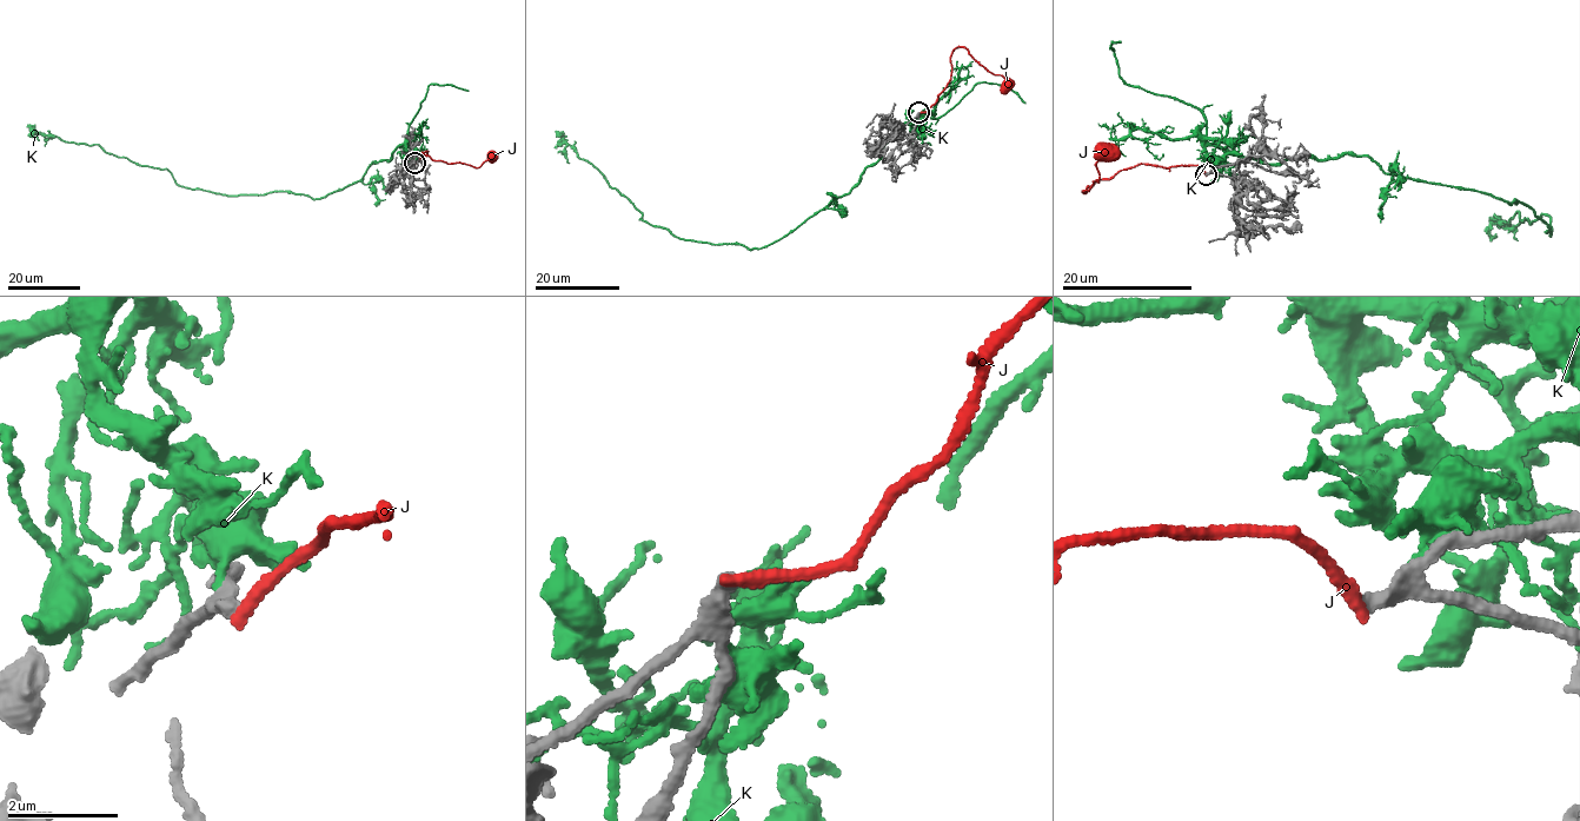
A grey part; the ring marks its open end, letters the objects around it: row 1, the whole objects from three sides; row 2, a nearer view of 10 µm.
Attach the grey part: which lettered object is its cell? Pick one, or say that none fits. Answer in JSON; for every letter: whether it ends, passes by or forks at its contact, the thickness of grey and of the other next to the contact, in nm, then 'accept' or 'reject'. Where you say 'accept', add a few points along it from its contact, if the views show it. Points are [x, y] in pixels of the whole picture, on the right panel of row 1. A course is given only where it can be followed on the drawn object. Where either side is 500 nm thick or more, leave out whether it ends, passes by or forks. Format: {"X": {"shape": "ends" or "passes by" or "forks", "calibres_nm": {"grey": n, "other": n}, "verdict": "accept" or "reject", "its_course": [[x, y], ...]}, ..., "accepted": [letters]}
{"J": {"shape": "ends", "calibres_nm": {"grey": 300, "other": 260}, "verdict": "reject"}, "K": {"shape": "forks", "calibres_nm": {"grey": 200, "other": 280}, "verdict": "reject"}, "accepted": []}

